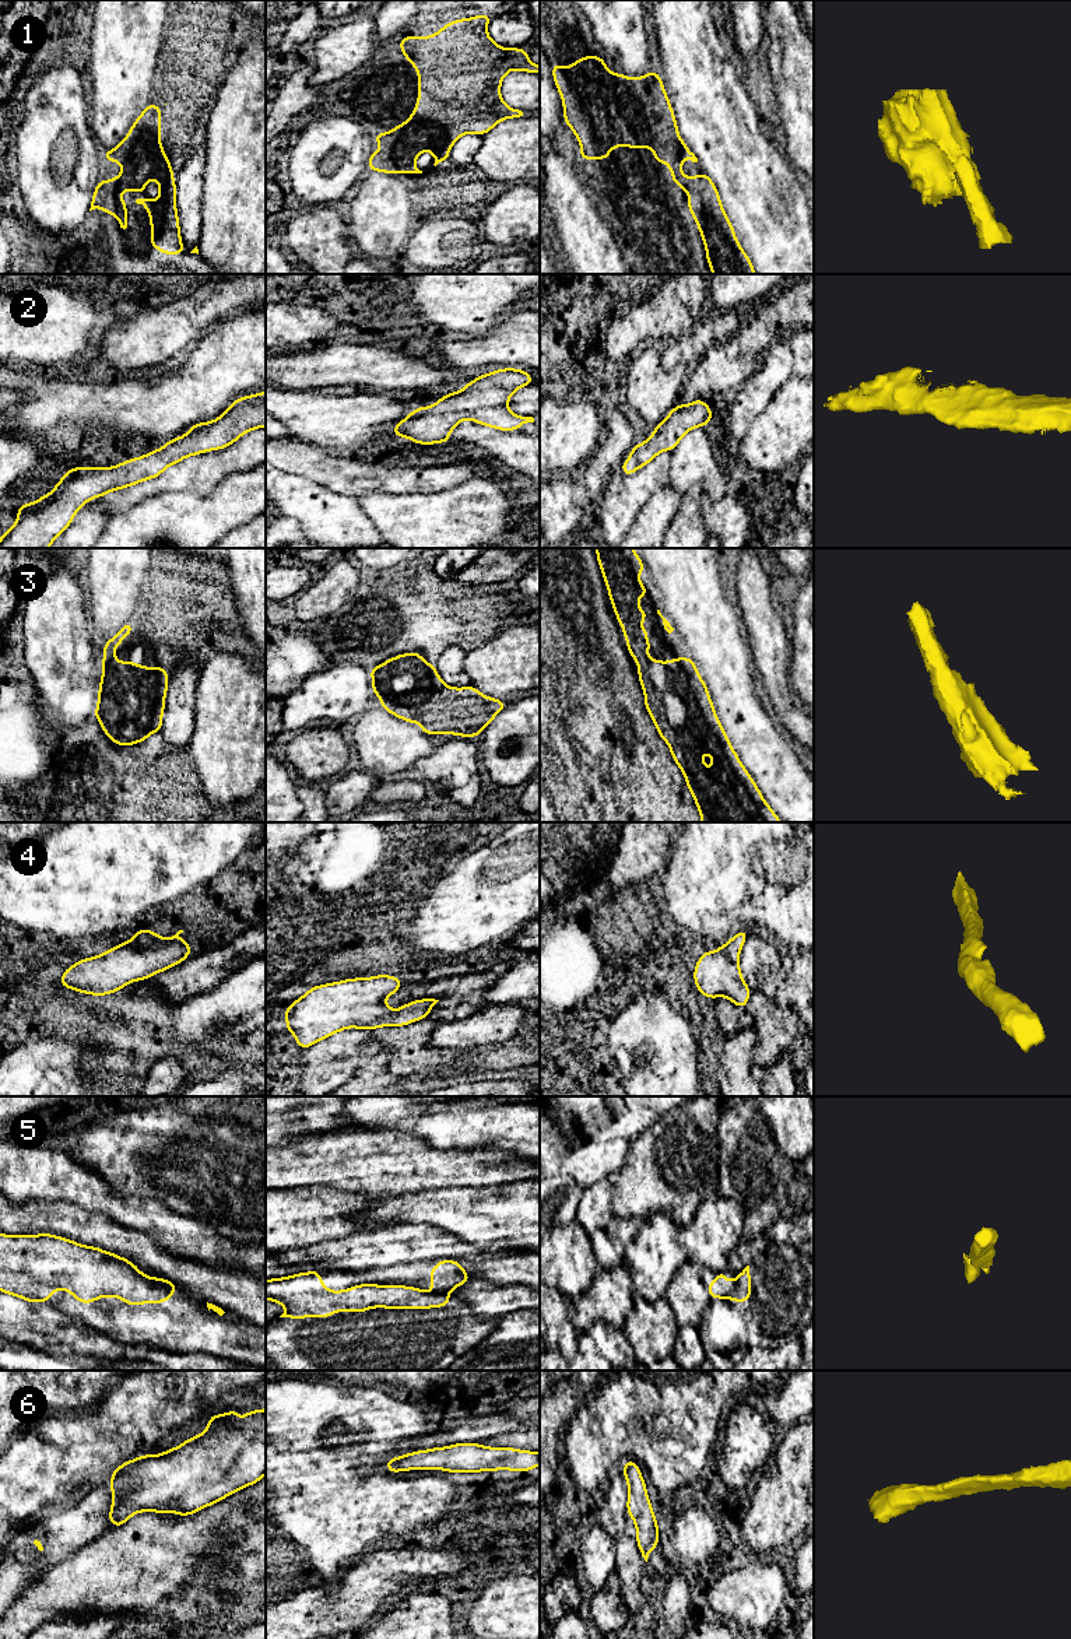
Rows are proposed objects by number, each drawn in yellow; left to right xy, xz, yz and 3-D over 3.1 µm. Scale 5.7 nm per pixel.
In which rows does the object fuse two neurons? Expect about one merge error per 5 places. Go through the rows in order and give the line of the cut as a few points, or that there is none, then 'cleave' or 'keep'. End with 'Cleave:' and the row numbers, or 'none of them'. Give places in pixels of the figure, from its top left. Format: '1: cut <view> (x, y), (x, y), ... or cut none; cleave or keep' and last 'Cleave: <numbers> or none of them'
1: cut none; keep
2: cut none; keep
3: cut none; keep
4: cut none; keep
5: cut xz (432, 1290), (448, 1292); cleave
6: cut none; keep
Cleave: 5

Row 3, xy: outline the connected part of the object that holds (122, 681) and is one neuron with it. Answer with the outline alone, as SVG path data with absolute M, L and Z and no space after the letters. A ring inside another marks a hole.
M127 621L115 638L105 640L102 677L94 717L115 744L133 745L151 733L161 733L169 677L165 667L143 667L136 661L117 661L115 649L131 635Z

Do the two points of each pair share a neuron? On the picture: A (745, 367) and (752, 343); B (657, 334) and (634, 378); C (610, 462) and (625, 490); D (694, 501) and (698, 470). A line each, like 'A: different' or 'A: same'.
A: different
B: different
C: different
D: different

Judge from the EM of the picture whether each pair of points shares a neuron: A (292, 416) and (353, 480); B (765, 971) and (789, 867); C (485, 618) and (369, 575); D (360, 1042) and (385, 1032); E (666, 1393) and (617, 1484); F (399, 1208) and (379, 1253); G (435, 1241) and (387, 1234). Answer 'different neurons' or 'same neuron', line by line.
A: different neurons
B: different neurons
C: same neuron
D: different neurons
E: different neurons
F: different neurons
G: same neuron

